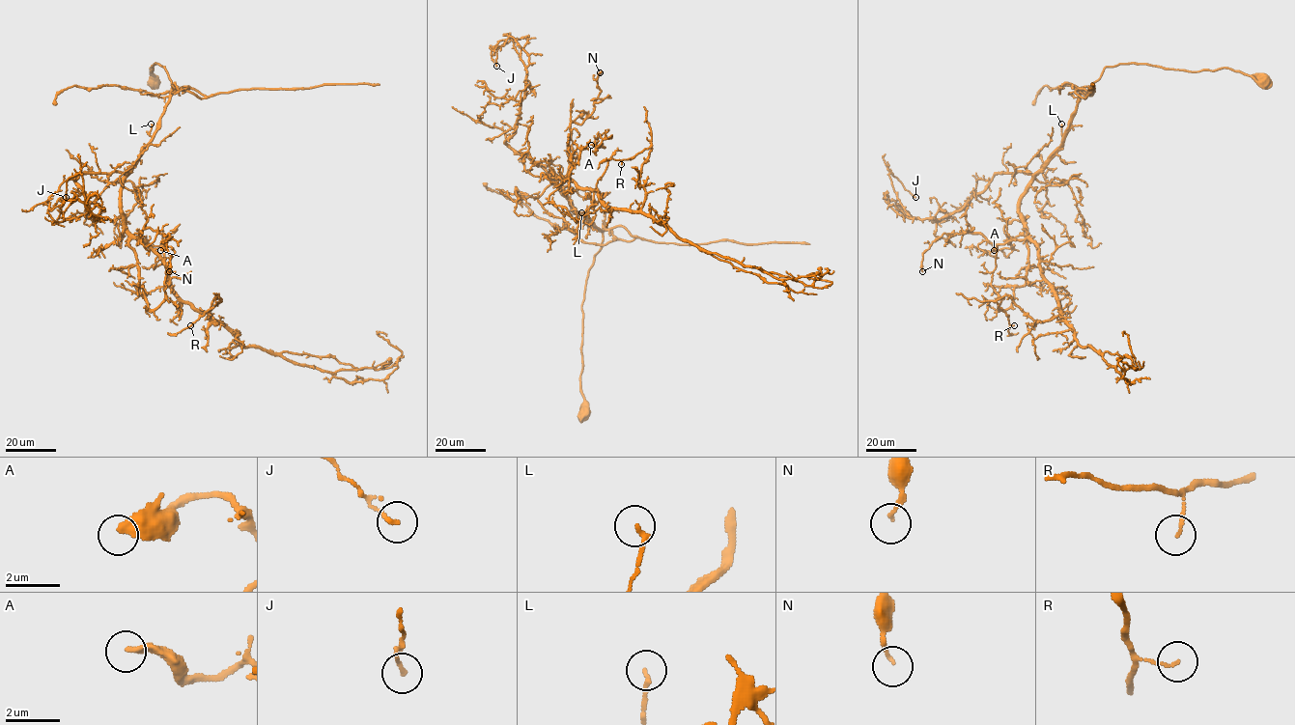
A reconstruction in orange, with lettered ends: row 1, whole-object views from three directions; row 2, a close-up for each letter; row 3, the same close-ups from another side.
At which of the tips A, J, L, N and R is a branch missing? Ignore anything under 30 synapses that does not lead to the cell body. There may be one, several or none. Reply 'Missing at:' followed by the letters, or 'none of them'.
Missing at: none of them

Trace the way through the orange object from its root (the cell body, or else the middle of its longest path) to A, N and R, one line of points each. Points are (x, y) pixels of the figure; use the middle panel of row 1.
A: (583, 415), (582, 305), (603, 233), (571, 209), (551, 170), (567, 179), (582, 149), (605, 147), (591, 145)
N: (583, 415), (582, 305), (603, 233), (571, 209), (551, 170), (567, 174), (570, 124), (593, 111), (600, 72)
R: (583, 415), (582, 305), (603, 233), (571, 209), (551, 170), (611, 209), (638, 210), (651, 148), (621, 164)

